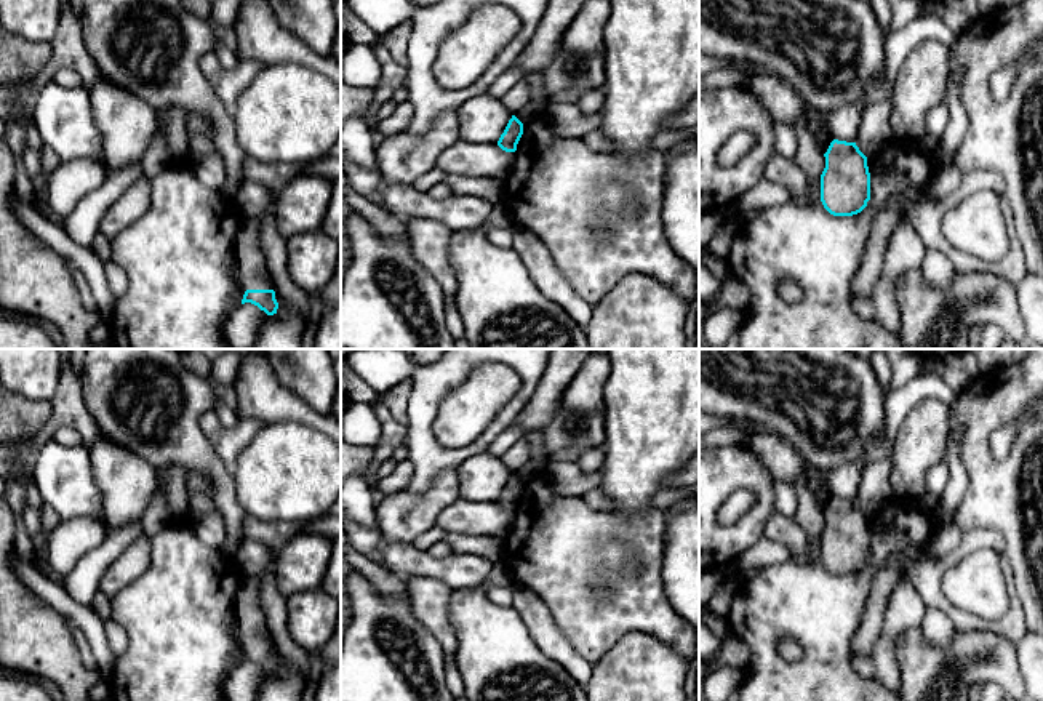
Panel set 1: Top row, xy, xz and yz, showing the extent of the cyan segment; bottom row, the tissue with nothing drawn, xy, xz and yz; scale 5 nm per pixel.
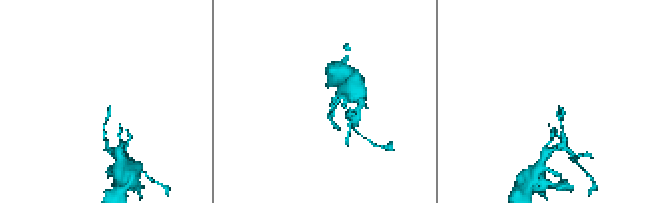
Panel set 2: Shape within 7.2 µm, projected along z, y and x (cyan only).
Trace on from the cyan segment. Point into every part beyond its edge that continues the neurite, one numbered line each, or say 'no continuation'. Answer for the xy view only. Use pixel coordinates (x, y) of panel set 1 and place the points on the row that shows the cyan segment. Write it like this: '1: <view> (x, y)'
1: xy (250, 268)

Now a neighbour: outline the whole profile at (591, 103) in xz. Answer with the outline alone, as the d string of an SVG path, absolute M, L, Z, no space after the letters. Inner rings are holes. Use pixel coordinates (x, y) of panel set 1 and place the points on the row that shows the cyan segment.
M598 88L598 90L582 94L577 99L576 106L584 115L593 115L600 112L603 101L605 101L605 88Z

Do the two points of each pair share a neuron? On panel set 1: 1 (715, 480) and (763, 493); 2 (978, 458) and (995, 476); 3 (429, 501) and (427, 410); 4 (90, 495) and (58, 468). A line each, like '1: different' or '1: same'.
1: same
2: same
3: different
4: same

